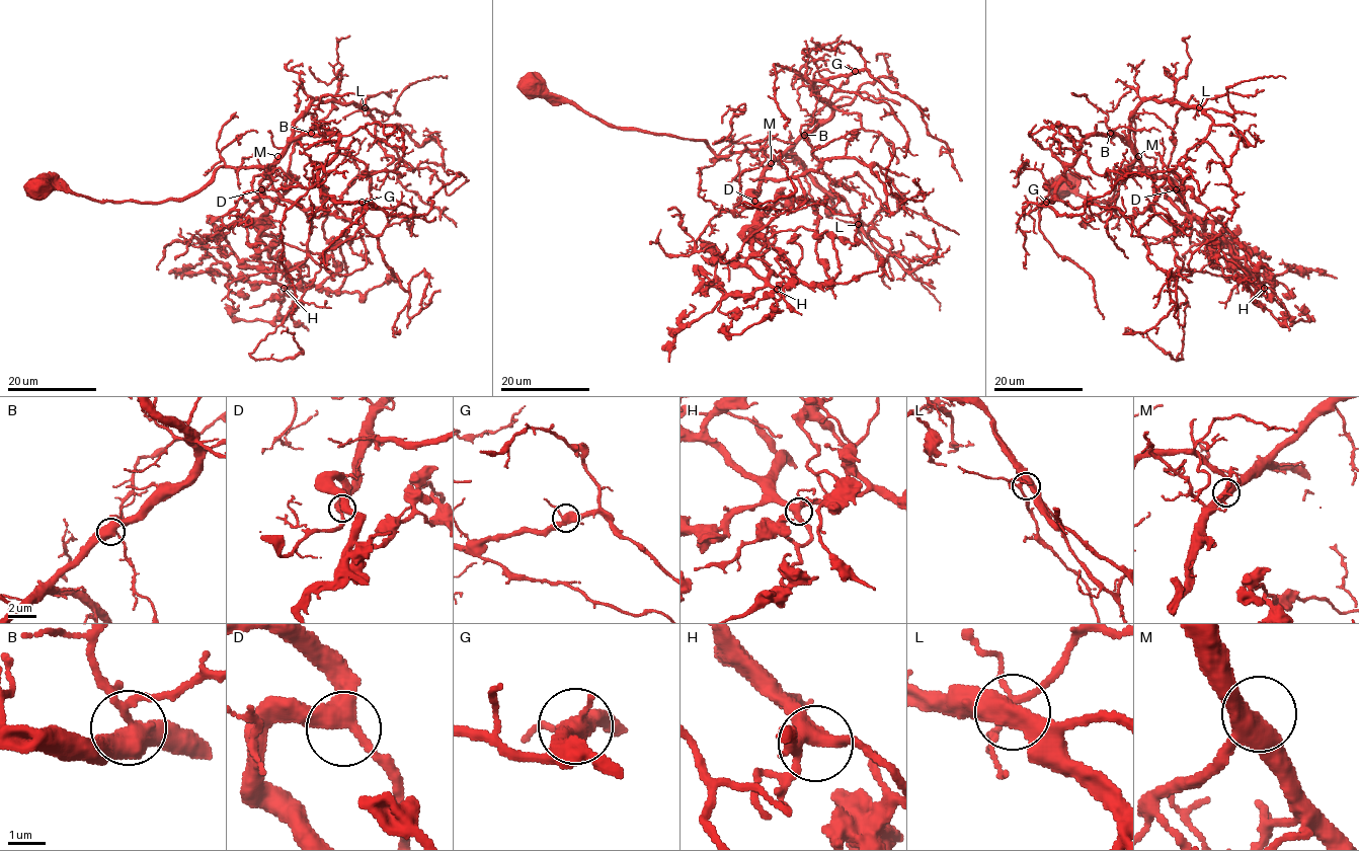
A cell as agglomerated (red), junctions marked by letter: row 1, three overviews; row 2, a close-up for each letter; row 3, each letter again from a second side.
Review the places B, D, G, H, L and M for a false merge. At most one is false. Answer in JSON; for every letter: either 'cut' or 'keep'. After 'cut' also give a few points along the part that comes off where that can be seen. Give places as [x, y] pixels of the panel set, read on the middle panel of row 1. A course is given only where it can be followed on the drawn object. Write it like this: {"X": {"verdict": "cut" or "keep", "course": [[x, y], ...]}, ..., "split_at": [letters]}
{"B": {"verdict": "keep"}, "D": {"verdict": "keep"}, "G": {"verdict": "keep"}, "H": {"verdict": "keep"}, "L": {"verdict": "keep"}, "M": {"verdict": "keep"}, "split_at": []}

